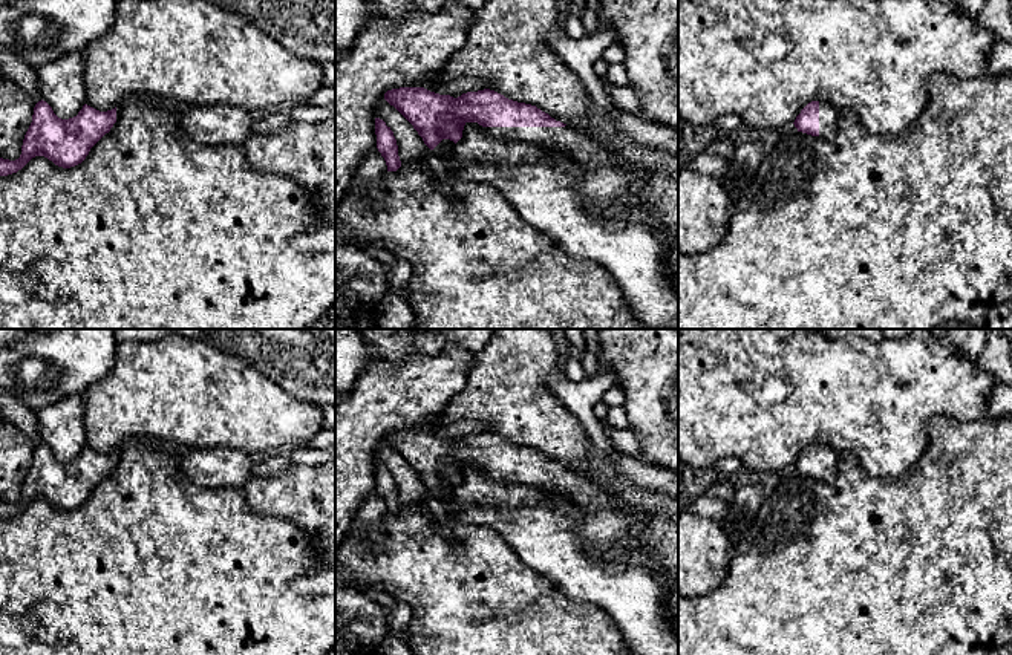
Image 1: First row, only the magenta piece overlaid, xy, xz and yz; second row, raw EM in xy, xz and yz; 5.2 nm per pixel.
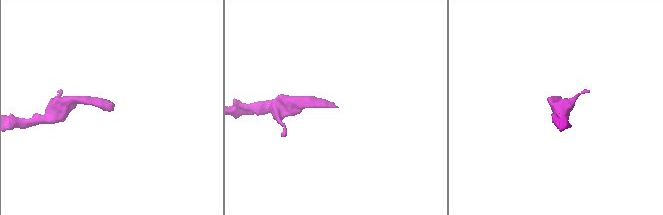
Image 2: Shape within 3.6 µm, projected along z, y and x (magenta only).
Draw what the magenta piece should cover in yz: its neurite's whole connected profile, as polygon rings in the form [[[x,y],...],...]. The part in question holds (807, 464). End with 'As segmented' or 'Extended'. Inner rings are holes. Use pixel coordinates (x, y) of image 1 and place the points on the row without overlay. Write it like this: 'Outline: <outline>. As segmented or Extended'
Outline: [[[811,444],[793,467],[798,474],[831,484],[837,476],[837,453],[831,447]]]. Extended

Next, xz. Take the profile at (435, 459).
Outline: [[[400,430],[387,433],[384,442],[413,468],[430,493],[442,482],[456,487],[464,468],[478,465],[498,481],[563,494],[586,511],[617,505],[615,499],[579,473],[556,464],[536,448],[508,442],[490,432],[453,441],[424,430]]]. Extended

